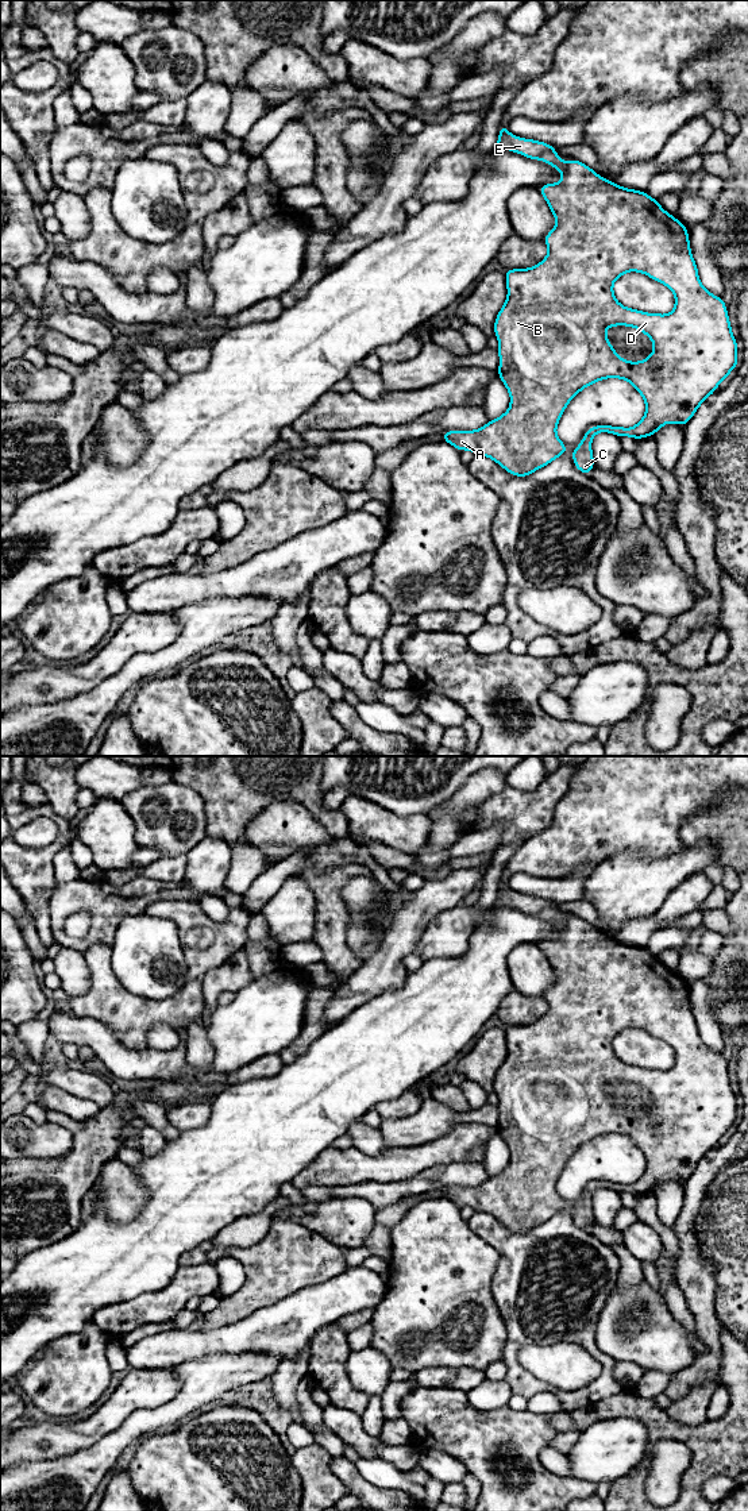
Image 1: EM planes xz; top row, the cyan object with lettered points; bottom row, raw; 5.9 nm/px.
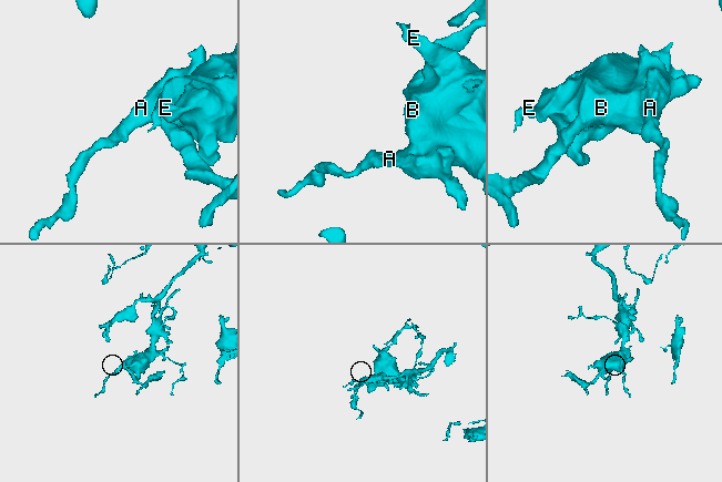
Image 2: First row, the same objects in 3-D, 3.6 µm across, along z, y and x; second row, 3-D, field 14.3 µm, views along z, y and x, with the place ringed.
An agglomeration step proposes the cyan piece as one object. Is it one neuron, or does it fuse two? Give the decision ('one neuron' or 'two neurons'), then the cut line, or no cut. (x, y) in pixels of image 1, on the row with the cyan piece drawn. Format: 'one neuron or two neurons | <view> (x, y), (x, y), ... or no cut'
one neuron | no cut

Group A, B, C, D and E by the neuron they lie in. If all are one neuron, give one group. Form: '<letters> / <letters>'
A B C D E

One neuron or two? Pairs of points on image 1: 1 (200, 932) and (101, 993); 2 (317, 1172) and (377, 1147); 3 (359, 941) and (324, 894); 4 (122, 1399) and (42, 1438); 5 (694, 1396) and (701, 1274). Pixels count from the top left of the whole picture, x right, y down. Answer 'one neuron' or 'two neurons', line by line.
1: one neuron
2: two neurons
3: two neurons
4: one neuron
5: two neurons

